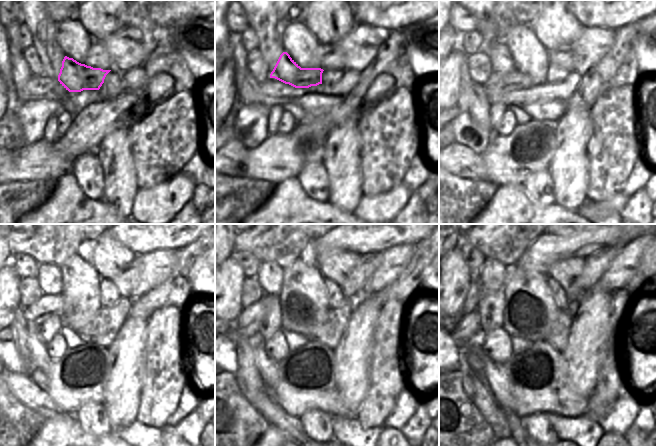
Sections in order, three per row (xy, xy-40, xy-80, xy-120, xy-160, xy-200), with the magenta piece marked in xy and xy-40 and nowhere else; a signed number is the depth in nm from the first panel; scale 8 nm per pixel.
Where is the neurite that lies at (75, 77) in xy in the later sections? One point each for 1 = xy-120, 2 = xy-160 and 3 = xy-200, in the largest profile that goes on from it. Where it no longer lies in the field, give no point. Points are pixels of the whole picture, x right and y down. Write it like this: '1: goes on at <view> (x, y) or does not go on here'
1: goes on at xy-120 (49, 276)
2: goes on at xy-160 (270, 275)
3: goes on at xy-200 (493, 273)

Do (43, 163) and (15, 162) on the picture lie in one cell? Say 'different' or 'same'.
same

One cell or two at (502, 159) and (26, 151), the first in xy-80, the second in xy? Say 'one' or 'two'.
one

